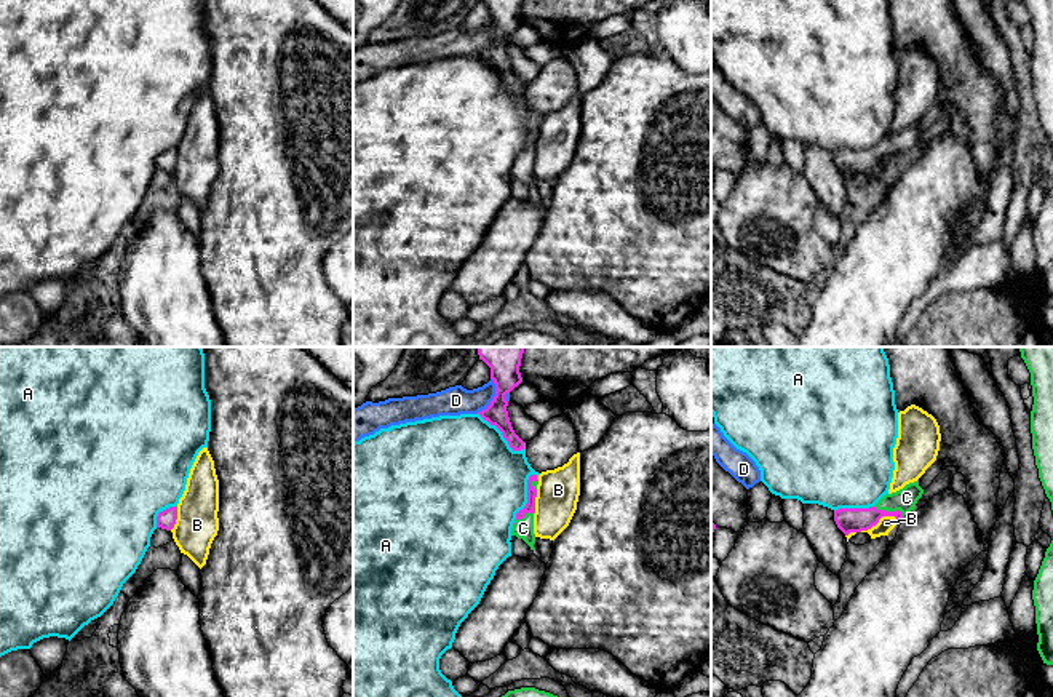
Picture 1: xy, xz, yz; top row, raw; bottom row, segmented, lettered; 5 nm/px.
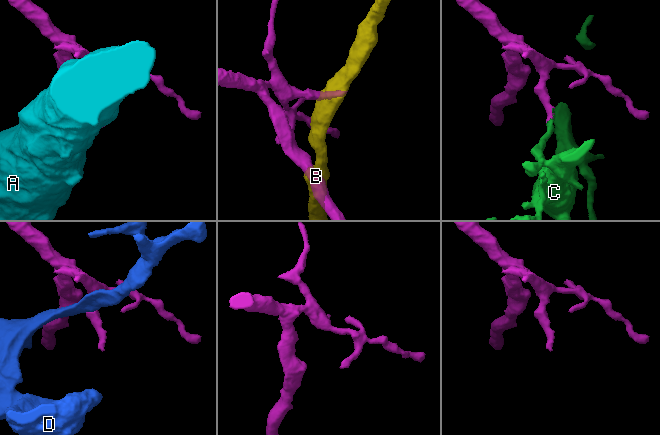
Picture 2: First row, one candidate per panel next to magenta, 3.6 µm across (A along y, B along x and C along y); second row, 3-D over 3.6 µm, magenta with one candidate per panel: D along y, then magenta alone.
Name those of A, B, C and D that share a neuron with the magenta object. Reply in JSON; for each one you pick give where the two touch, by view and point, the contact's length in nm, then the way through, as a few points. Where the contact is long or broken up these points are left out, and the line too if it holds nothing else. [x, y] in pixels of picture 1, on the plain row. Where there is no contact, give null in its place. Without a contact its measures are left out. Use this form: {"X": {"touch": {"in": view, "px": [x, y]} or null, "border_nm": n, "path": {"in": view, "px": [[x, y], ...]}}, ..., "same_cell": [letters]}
{"same_cell": []}

